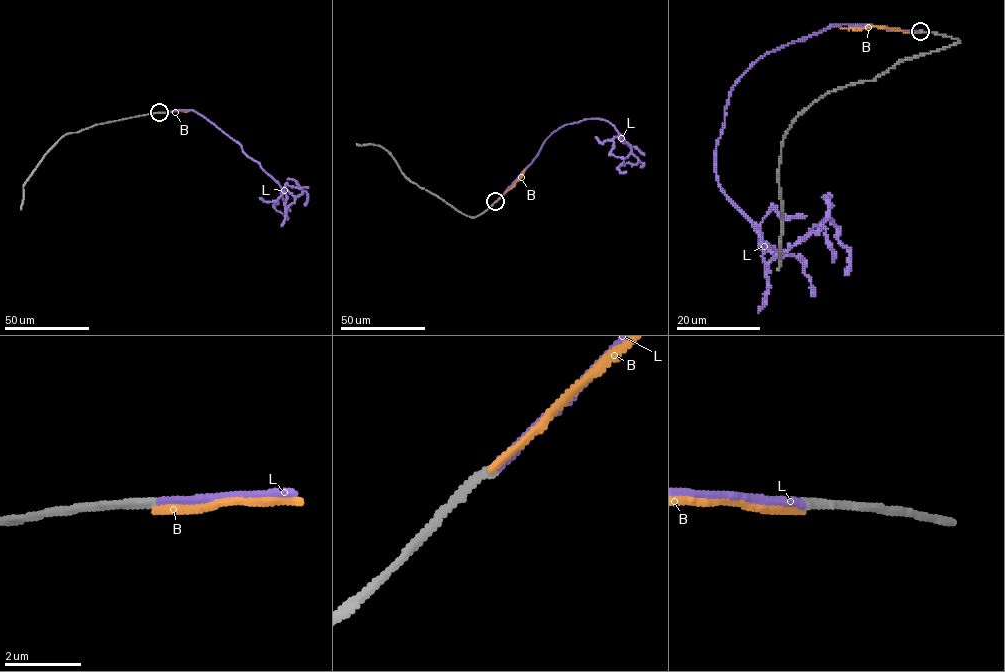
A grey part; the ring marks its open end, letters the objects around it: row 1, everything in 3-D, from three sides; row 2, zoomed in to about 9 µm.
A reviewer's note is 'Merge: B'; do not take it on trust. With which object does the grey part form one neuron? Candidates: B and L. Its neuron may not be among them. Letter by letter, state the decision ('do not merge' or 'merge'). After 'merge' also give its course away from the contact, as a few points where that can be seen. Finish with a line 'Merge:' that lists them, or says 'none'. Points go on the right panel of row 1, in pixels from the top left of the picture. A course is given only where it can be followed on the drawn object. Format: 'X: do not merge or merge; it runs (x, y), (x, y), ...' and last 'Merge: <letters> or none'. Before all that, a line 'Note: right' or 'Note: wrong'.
Note: wrong
B: do not merge
L: merge; it runs (920, 32), (829, 25), (765, 53), (728, 97), (714, 168), (765, 265), (828, 219), (845, 274)
Merge: L

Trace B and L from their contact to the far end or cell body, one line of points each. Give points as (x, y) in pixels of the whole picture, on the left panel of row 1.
B: (159, 112), (188, 111)
L: (159, 112), (193, 110), (210, 121), (279, 184), (286, 207), (295, 197), (286, 188), (281, 191), (290, 211)

